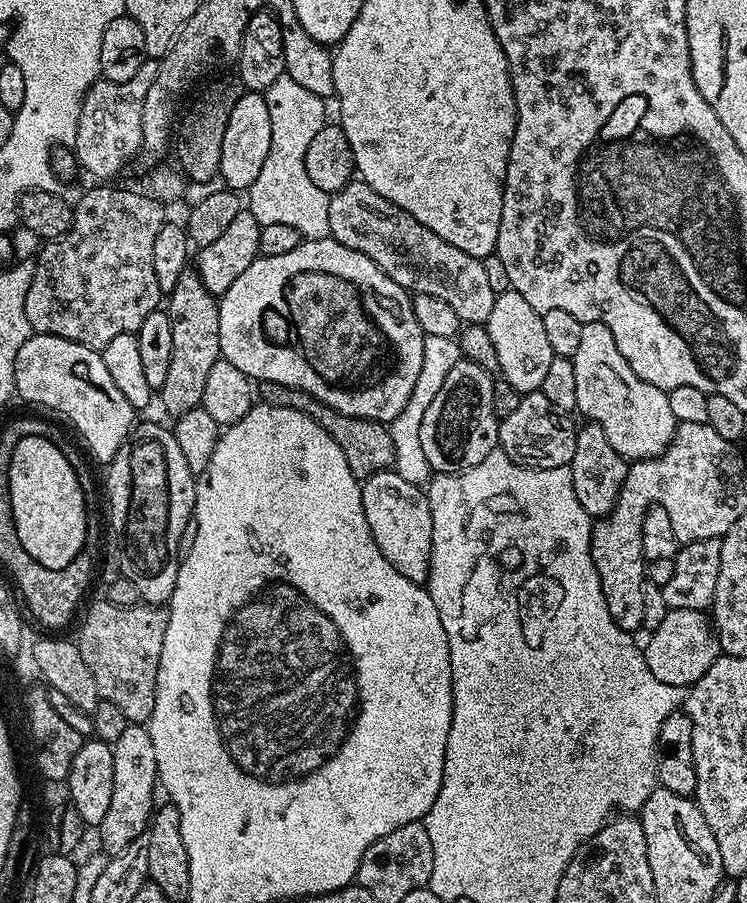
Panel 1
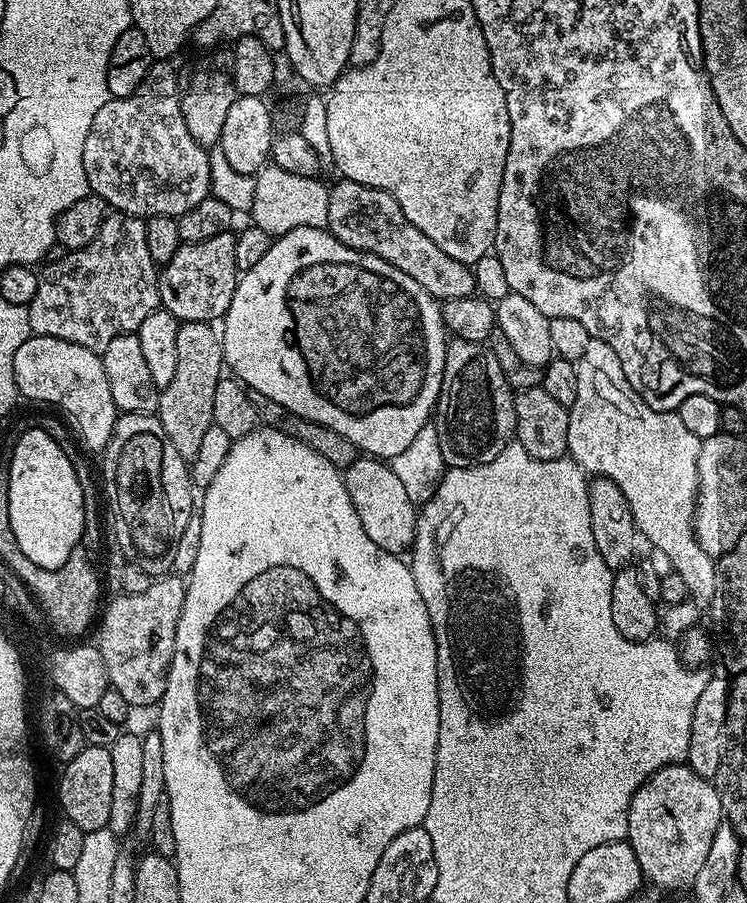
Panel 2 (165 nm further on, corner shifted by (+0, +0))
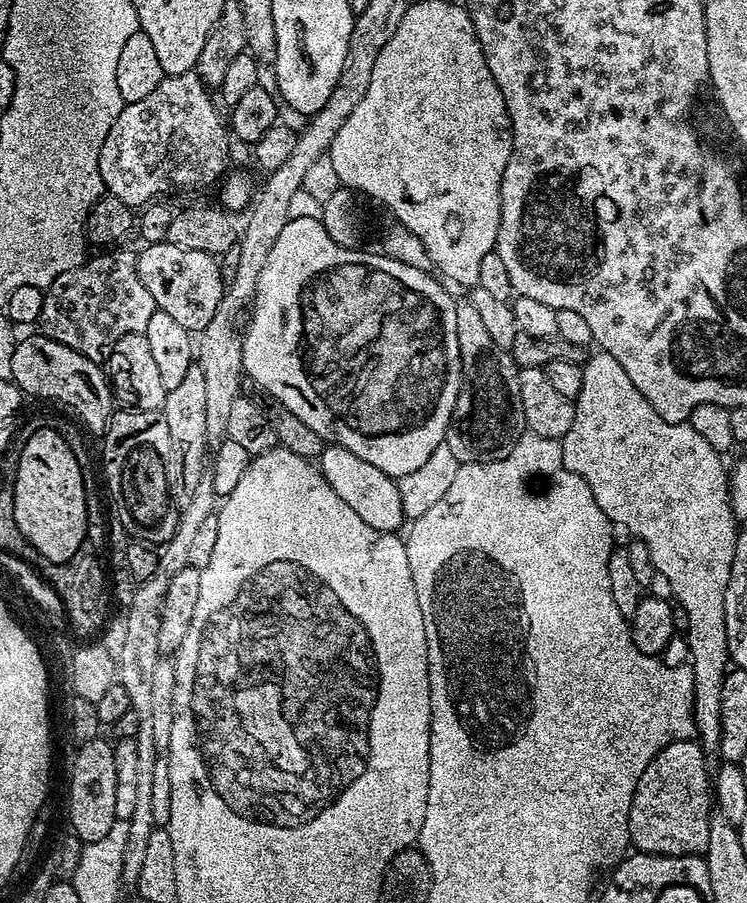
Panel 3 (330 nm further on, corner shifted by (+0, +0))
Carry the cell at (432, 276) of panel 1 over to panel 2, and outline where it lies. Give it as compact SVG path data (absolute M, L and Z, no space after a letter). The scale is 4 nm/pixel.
M343 178L337 179L337 181L337 184L333 183L328 190L330 214L328 215L327 231L331 232L334 238L338 238L338 242L359 252L369 252L390 262L390 266L402 270L402 274L410 274L410 278L414 278L414 282L418 282L418 286L422 286L431 296L435 296L437 301L466 298L476 292L476 279L471 267L450 258L450 254L446 254L446 250L434 246L434 242L430 242L430 238L426 238L426 234L422 234L422 230L418 230L418 226L414 226L404 217L402 206L398 206L398 202L394 202L394 198L390 194L377 188L362 186L362 182Z

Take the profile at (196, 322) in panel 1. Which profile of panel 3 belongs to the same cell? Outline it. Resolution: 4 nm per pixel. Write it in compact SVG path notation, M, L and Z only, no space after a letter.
M192 363L182 383L166 394L162 411L166 427L170 430L170 464L174 469L174 474L169 475L168 485L173 504L182 509L190 506L190 498L194 498L198 482L202 482L206 475L206 461L210 456L210 441L206 434L206 374L202 374L199 363Z

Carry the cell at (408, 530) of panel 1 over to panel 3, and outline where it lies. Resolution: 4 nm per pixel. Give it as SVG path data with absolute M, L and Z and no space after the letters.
M328 444L320 451L318 467L326 482L330 482L334 494L338 494L338 498L342 498L342 502L346 502L346 506L350 506L350 510L354 510L354 514L366 522L366 526L374 526L374 530L379 532L396 532L399 524L405 523L396 480L382 474L378 466L358 458L358 454L350 454L350 450L342 446Z

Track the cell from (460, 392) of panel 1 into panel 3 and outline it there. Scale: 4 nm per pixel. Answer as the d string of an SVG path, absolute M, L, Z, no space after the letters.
M471 298L456 300L454 319L458 329L458 354L462 362L462 374L460 375L458 398L452 411L452 421L448 423L446 443L460 464L481 464L501 460L506 458L506 454L510 454L510 450L514 450L518 438L526 430L522 398L518 390L520 369L512 361L511 351L498 346L498 342L494 342L494 338L490 338L490 333L487 332L482 317L479 316Z

